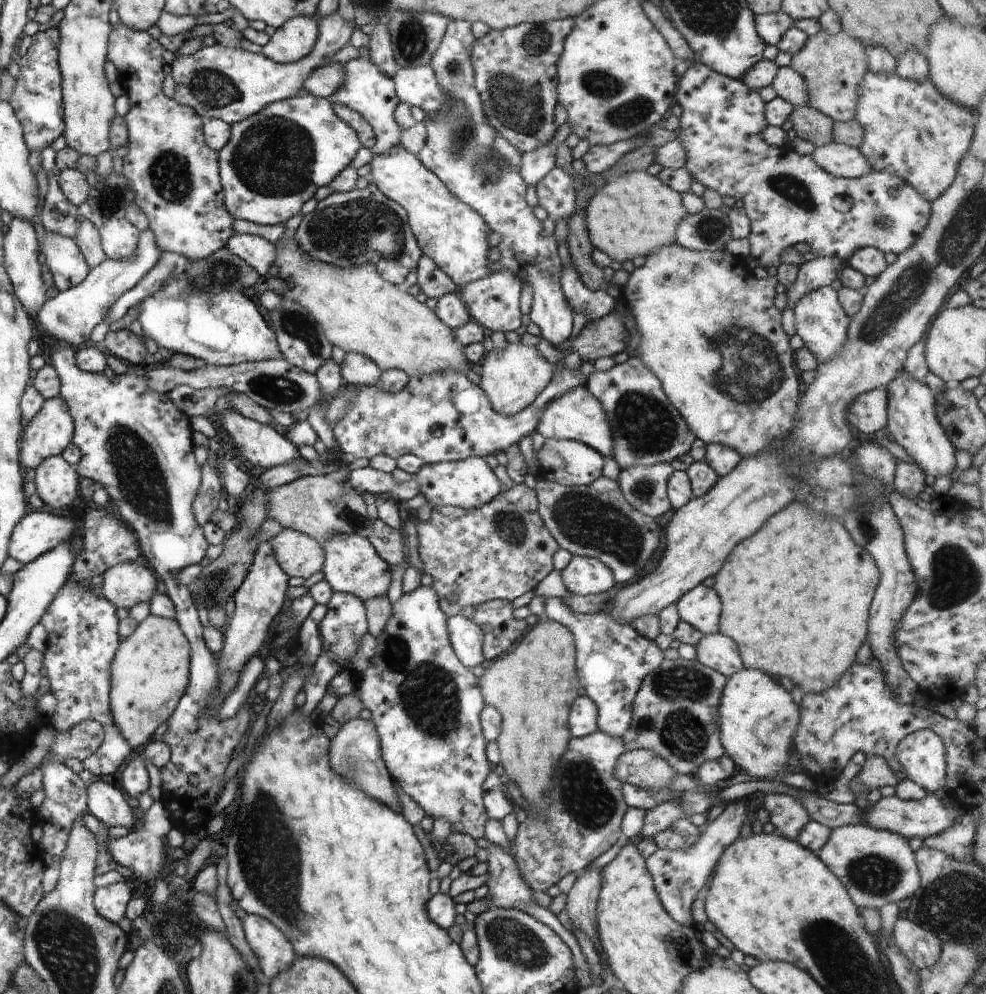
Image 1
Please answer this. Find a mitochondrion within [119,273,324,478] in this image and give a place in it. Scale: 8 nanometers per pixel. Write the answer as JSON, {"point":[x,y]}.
{"point":[276,388]}

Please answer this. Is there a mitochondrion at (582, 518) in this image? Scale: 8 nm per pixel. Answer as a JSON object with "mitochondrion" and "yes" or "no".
{"mitochondrion":"yes"}

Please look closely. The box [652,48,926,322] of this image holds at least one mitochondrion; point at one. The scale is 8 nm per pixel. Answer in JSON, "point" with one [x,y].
{"point":[786,184]}

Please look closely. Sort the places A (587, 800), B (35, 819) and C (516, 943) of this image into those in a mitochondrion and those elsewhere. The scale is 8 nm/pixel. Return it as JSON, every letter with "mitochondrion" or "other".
{"A":"mitochondrion","B":"other","C":"mitochondrion"}

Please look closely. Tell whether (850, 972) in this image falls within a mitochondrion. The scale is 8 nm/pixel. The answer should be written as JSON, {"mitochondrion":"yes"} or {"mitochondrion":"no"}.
{"mitochondrion":"yes"}

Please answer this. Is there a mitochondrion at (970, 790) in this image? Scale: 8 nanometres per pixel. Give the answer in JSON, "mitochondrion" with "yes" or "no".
{"mitochondrion":"no"}

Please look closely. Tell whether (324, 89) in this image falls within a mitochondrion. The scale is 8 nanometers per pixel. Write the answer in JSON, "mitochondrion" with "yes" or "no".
{"mitochondrion":"no"}

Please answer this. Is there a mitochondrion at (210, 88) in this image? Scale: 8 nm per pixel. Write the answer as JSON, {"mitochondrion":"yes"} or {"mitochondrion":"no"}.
{"mitochondrion":"yes"}

